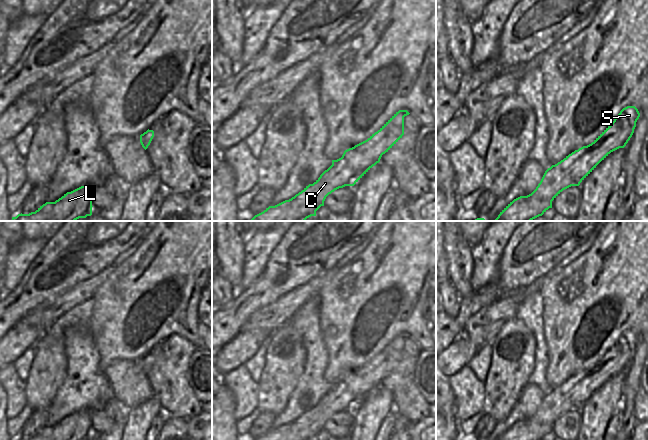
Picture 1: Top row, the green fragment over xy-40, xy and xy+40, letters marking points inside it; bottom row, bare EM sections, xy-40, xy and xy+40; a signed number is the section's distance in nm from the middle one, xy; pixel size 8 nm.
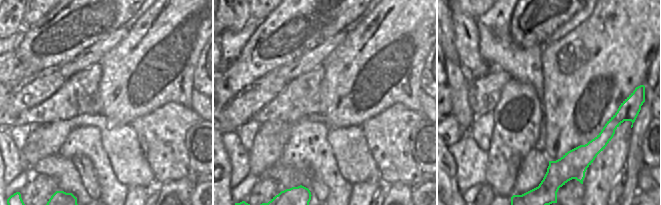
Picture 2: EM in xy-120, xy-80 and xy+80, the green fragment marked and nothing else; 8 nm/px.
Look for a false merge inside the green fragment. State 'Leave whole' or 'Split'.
Split.

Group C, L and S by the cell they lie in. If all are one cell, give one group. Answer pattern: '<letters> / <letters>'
C L / S

